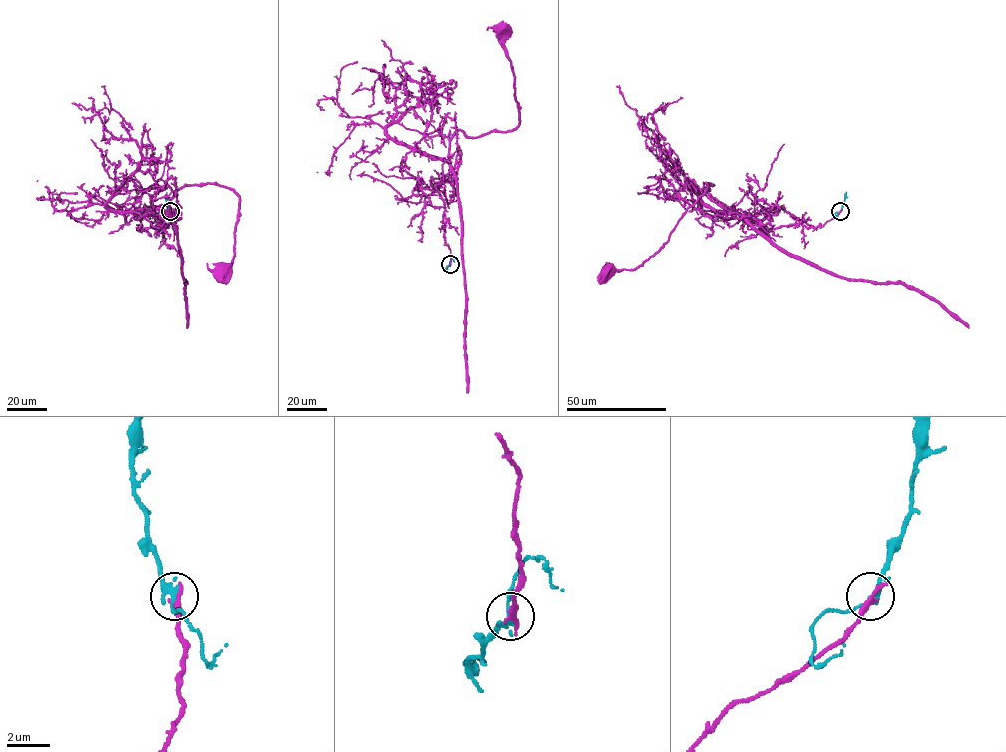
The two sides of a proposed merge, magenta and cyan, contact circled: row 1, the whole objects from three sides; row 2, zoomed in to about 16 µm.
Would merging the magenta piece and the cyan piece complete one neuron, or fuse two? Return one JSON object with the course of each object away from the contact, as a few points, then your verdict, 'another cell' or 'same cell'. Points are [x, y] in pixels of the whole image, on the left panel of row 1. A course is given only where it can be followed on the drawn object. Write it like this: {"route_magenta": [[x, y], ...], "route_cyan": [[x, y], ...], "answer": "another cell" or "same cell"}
{"route_magenta": [[169, 211], [170, 222], [156, 232], [182, 187], [218, 184], [239, 197], [233, 263], [219, 274]], "route_cyan": [[169, 211], [166, 192]], "answer": "another cell"}

